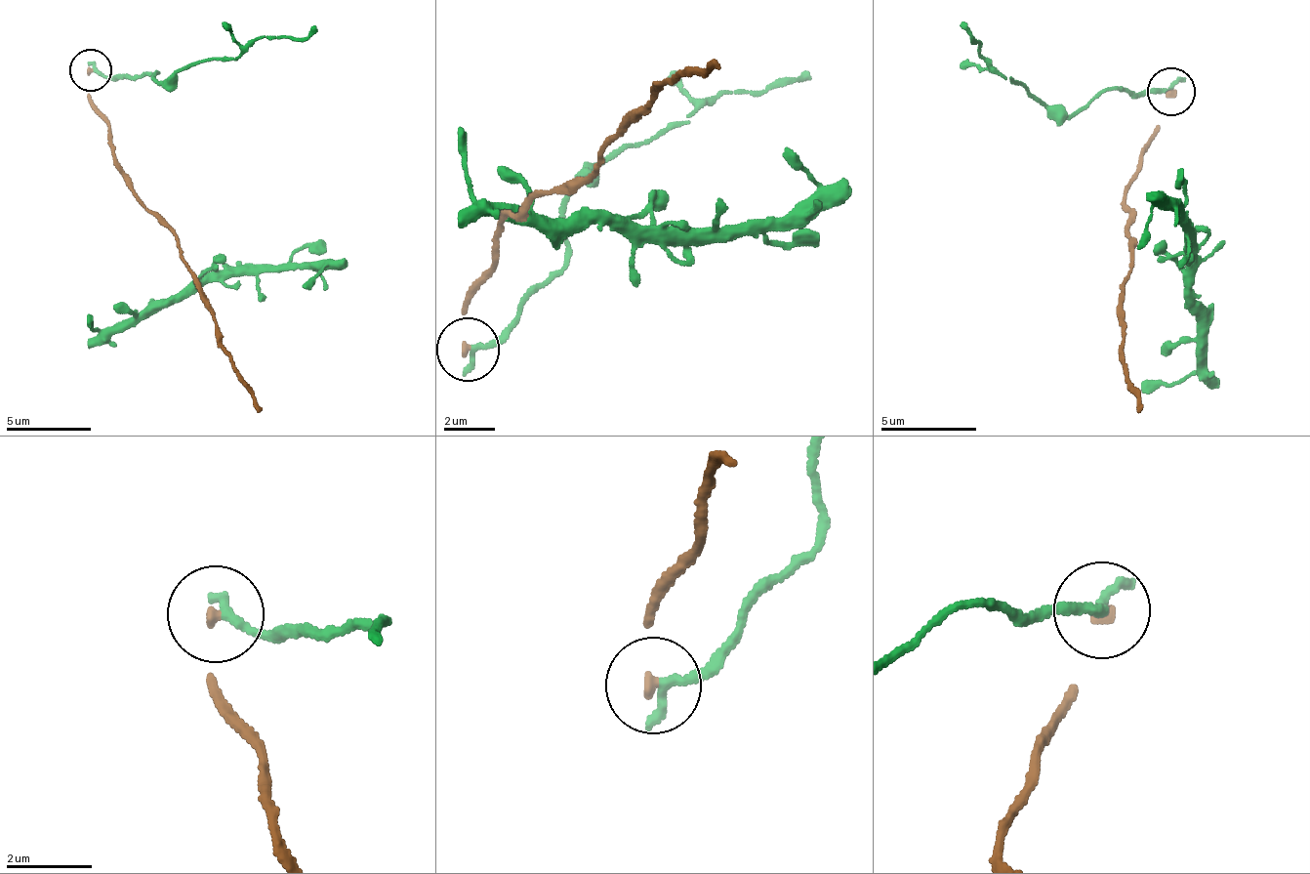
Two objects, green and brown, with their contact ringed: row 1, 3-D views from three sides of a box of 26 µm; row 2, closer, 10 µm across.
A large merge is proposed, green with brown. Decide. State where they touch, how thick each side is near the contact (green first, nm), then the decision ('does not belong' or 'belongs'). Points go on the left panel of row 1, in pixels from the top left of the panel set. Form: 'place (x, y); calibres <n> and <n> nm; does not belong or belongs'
place (91, 69); calibres 280 and 240 nm; does not belong

